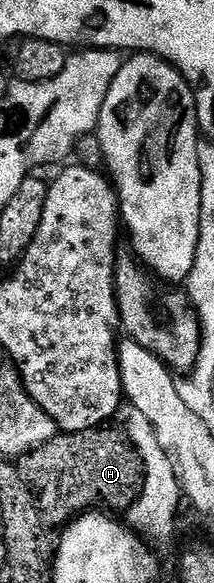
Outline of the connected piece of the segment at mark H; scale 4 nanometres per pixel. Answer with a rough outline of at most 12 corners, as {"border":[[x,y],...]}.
{"border":[[121,428],[60,433],[16,466],[48,529],[124,513],[144,463]]}

